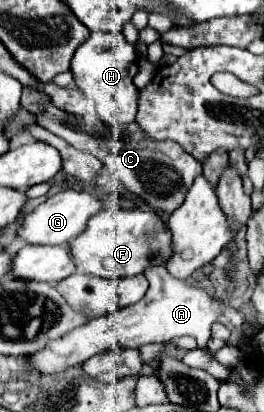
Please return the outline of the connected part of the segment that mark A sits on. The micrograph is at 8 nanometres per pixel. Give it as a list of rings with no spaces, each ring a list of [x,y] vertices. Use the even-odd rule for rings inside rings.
[[[164,267],[146,269],[146,279],[150,287],[142,301],[118,309],[118,313],[102,315],[98,319],[90,319],[86,325],[70,331],[66,337],[58,341],[50,341],[46,349],[30,355],[32,367],[40,373],[58,373],[72,365],[80,365],[96,353],[116,347],[142,347],[146,343],[168,343],[172,337],[190,335],[198,341],[198,347],[206,351],[206,341],[210,339],[212,325],[220,319],[226,303],[208,295],[204,289],[186,287],[184,281],[178,281],[168,275]]]

